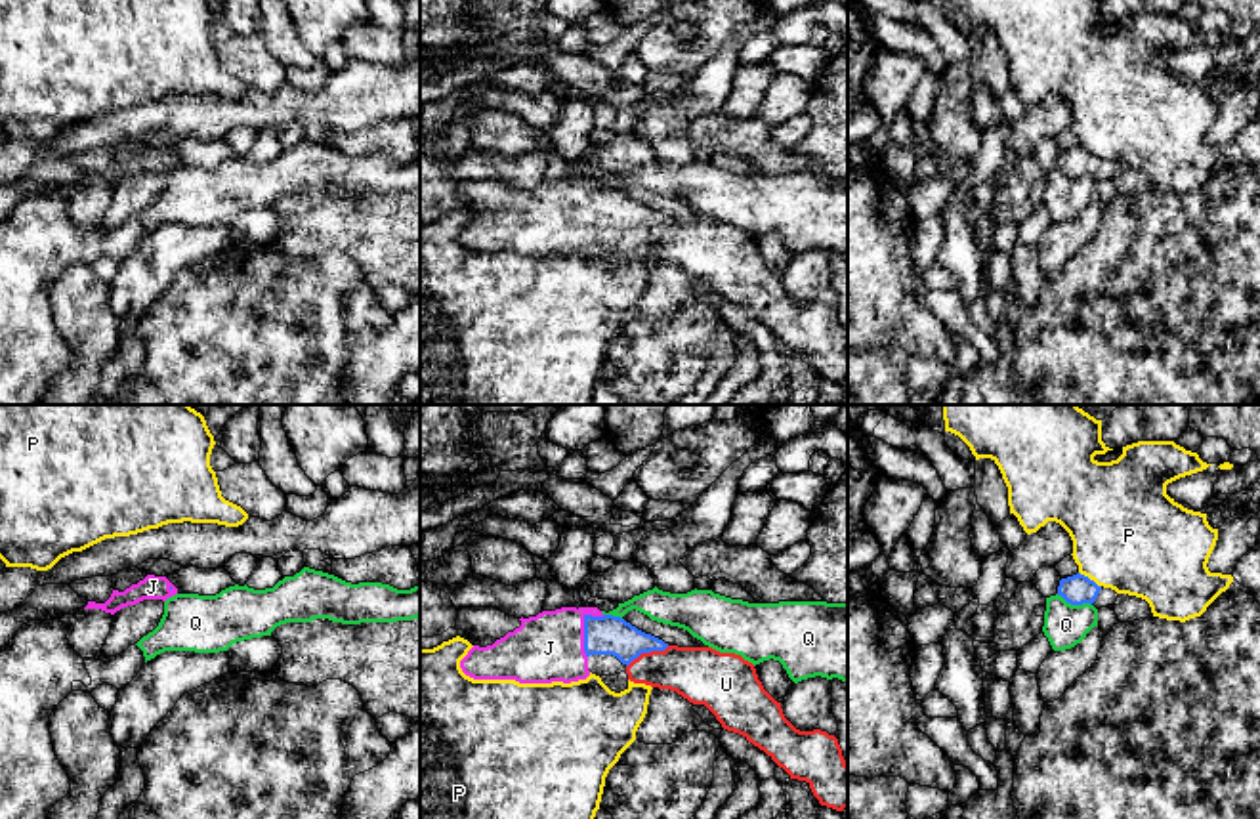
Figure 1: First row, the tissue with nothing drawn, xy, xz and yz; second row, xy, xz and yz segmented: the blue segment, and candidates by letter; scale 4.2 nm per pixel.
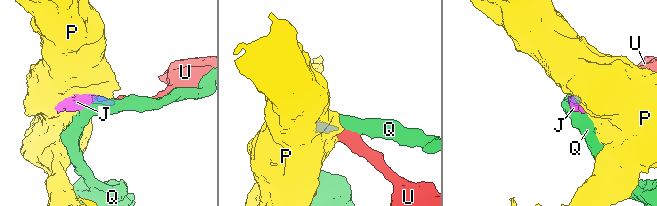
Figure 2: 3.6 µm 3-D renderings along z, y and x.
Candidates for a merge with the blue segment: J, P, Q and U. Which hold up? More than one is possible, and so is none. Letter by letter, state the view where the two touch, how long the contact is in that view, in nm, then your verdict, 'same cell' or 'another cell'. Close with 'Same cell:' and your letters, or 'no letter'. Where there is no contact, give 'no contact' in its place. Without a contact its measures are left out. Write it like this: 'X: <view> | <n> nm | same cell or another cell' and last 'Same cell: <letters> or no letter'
J: xz | 200 nm | same cell
P: yz | 120 nm | another cell
Q: yz | 160 nm | another cell
U: xz | 200 nm | same cell
Same cell: J, U

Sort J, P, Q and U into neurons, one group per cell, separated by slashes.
J U / P / Q

